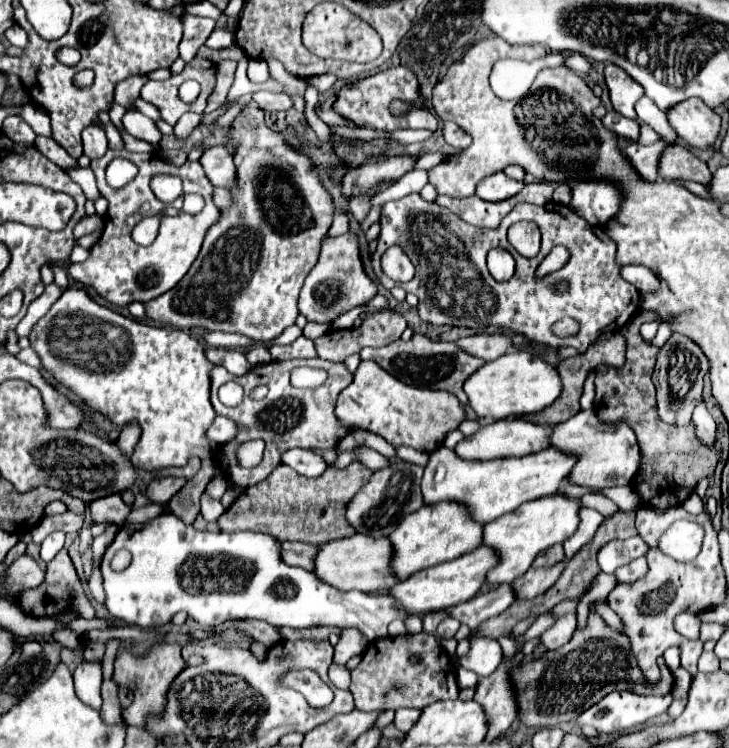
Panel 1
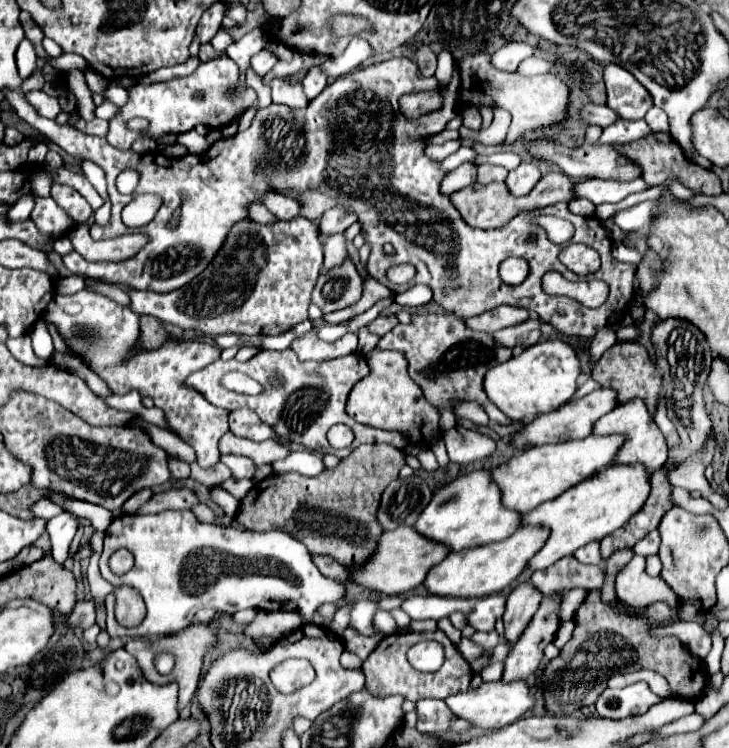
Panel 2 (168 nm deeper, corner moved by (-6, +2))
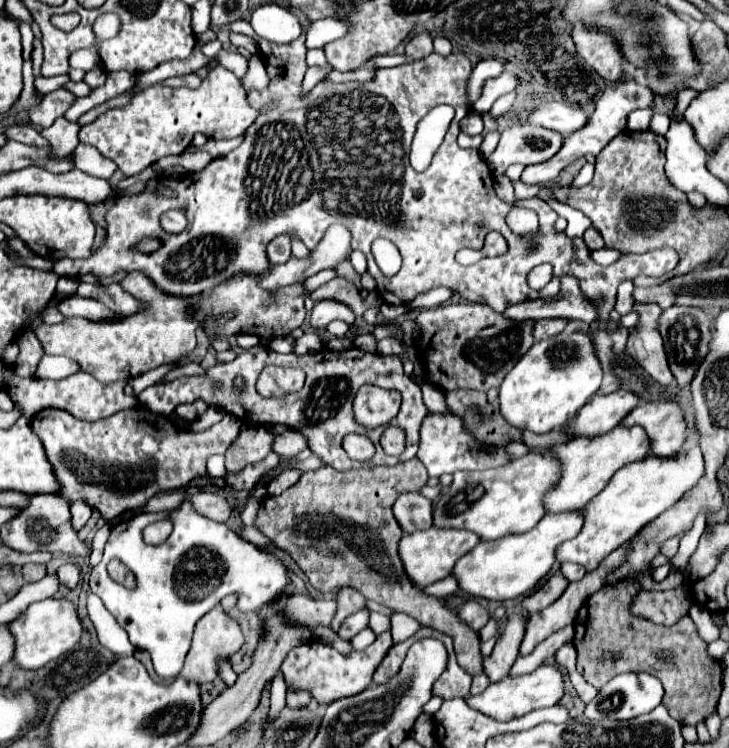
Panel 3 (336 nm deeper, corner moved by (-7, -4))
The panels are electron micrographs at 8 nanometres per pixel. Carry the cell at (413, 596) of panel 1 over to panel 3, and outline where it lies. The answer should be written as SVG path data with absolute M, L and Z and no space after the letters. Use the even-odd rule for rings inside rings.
M577 511L545 515L531 531L521 535L509 535L495 541L481 541L465 557L461 557L453 567L453 577L459 581L459 589L471 597L481 597L487 601L507 601L515 599L529 589L533 589L541 577L553 567L555 547L579 533L583 517Z

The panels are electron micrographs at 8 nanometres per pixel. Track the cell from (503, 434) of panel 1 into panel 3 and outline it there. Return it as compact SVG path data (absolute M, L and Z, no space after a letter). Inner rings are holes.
M613 391L609 395L595 395L583 409L575 415L575 421L563 429L569 437L597 437L599 433L609 433L623 417L637 407L639 397L629 391Z

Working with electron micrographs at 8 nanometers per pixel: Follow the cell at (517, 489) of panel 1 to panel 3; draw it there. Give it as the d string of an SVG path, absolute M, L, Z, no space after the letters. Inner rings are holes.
M617 425L599 437L575 437L565 443L557 443L547 449L559 461L559 481L551 485L545 493L543 505L547 513L559 513L559 509L581 509L589 499L593 499L611 479L611 475L637 459L643 459L649 451L649 437L641 427Z

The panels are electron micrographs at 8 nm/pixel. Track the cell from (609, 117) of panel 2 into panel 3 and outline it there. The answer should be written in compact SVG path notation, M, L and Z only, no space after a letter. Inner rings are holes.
M539 103L533 113L527 117L535 125L543 125L551 131L561 133L563 137L575 133L575 129L581 129L587 125L587 113L581 107L565 105L565 103Z

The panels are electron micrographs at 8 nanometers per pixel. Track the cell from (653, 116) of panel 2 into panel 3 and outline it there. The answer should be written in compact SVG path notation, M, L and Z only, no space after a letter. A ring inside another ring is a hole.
M639 109L639 111L633 111L629 121L627 121L627 129L629 131L649 131L649 123L651 123L651 117L653 117L653 109Z

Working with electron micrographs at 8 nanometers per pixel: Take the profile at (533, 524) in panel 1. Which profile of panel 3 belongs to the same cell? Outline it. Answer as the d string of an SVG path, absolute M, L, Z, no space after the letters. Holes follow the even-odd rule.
M699 445L687 447L685 453L679 453L671 459L661 459L655 455L647 455L643 461L635 461L625 465L611 477L607 489L589 501L583 507L583 529L571 541L563 541L555 551L557 563L581 563L587 571L593 571L611 551L615 551L623 541L629 541L639 529L667 511L687 489L693 489L697 481L703 477L703 453Z

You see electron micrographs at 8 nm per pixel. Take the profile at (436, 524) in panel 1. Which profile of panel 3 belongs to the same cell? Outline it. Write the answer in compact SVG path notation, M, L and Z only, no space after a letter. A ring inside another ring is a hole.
M529 453L525 457L509 461L507 465L501 465L499 469L487 469L487 471L475 471L475 473L455 473L449 491L441 493L439 501L435 503L433 527L467 529L471 533L477 533L481 541L493 541L497 537L507 537L511 533L527 533L527 529L533 529L533 525L545 515L543 493L555 483L557 469L559 469L555 463L557 461L549 453Z

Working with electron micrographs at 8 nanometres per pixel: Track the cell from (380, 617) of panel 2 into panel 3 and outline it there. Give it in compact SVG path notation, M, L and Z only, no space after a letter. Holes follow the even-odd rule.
M365 627L361 633L357 633L353 639L351 639L351 645L353 645L353 649L365 649L365 647L369 647L373 641L375 641L375 633L371 633L371 629L369 627Z

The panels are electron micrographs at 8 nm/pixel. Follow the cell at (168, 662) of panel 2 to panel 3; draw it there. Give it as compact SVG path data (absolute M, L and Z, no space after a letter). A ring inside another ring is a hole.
M185 499L169 513L139 513L115 523L105 545L103 561L93 567L89 585L91 591L101 597L107 611L127 631L133 647L151 653L157 675L173 679L179 675L189 651L193 625L219 605L223 597L237 595L237 607L241 611L255 611L261 605L287 595L291 579L277 555L241 539L225 523L199 515L189 499ZM165 515L173 521L173 533L161 545L147 545L143 541L143 527ZM111 557L121 559L133 571L137 579L135 589L127 589L109 577L107 563Z

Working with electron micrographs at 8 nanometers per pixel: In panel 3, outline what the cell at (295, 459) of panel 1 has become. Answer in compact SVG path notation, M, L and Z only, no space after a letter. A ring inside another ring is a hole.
M139 405L95 423L79 421L61 409L45 409L31 417L31 429L41 439L59 479L55 495L67 497L71 503L85 501L111 523L121 513L143 507L153 495L181 489L205 473L207 457L225 453L239 437L241 421L225 415L203 433L191 433L179 431L167 417Z

